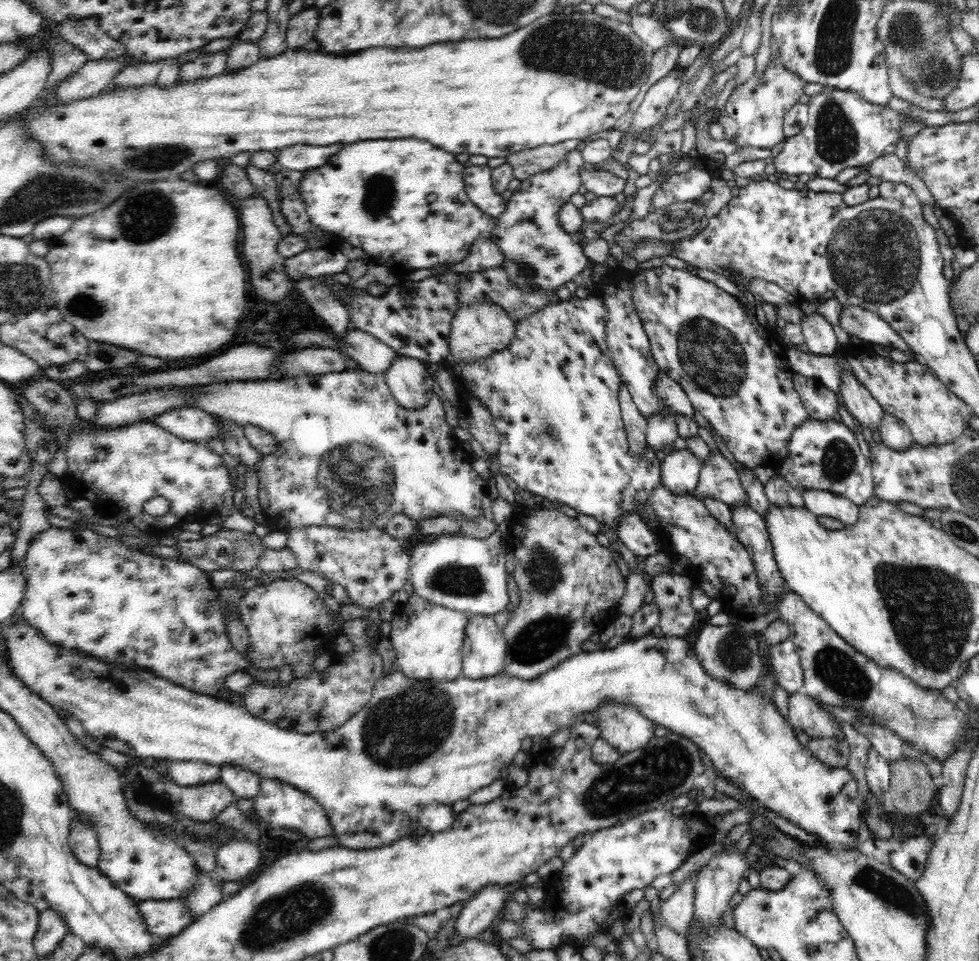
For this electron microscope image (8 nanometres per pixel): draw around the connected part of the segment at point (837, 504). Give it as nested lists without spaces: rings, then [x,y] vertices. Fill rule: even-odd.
[[[804,490],[800,493],[803,504],[817,518],[826,516],[837,519],[846,527],[858,520],[859,506],[850,500],[826,490]]]

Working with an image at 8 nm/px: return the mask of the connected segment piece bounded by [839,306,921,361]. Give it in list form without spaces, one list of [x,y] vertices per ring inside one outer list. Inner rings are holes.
[[[850,306],[843,309],[839,325],[850,336],[857,336],[870,344],[900,350],[908,356],[908,361],[921,361],[904,338],[876,313]]]

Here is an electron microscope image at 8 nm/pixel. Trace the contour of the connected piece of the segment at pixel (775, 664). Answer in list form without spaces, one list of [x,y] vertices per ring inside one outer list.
[[[788,638],[769,646],[769,663],[777,682],[788,693],[803,690],[803,670],[795,644]]]

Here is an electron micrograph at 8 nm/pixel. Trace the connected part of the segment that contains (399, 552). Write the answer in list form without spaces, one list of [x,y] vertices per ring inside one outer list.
[[[310,526],[288,532],[286,547],[300,558],[300,568],[322,572],[328,580],[342,584],[352,598],[352,604],[364,608],[376,607],[390,599],[390,594],[403,588],[408,581],[410,557],[400,544],[380,546],[378,538],[384,532],[376,527],[364,531],[348,531],[346,528]]]

